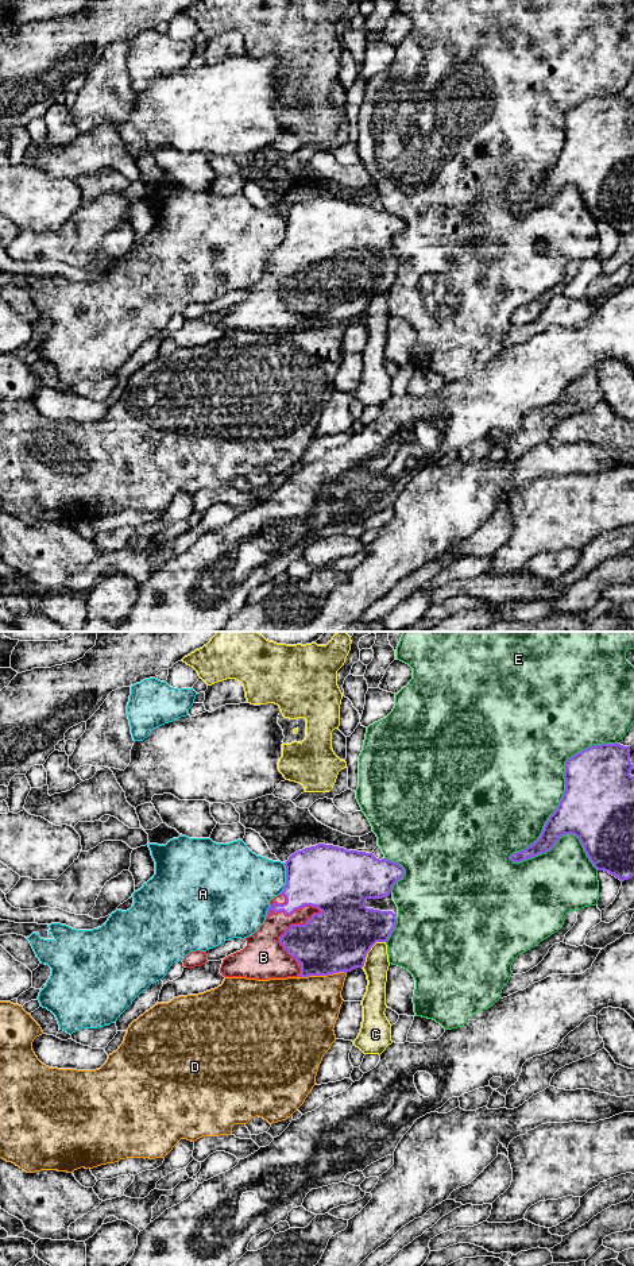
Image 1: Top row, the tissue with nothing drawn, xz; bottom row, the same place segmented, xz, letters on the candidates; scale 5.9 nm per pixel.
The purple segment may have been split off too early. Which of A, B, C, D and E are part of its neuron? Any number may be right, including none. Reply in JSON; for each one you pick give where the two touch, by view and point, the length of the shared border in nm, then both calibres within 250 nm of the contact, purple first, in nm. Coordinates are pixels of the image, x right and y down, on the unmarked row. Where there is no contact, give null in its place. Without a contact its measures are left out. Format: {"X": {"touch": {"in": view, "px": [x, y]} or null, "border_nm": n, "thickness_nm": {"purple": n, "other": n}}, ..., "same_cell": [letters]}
{"B": {"touch": {"in": "xz", "px": [305, 276]}, "border_nm": 440, "thickness_nm": {"purple": 380, "other": 150}}, "same_cell": ["B"]}

